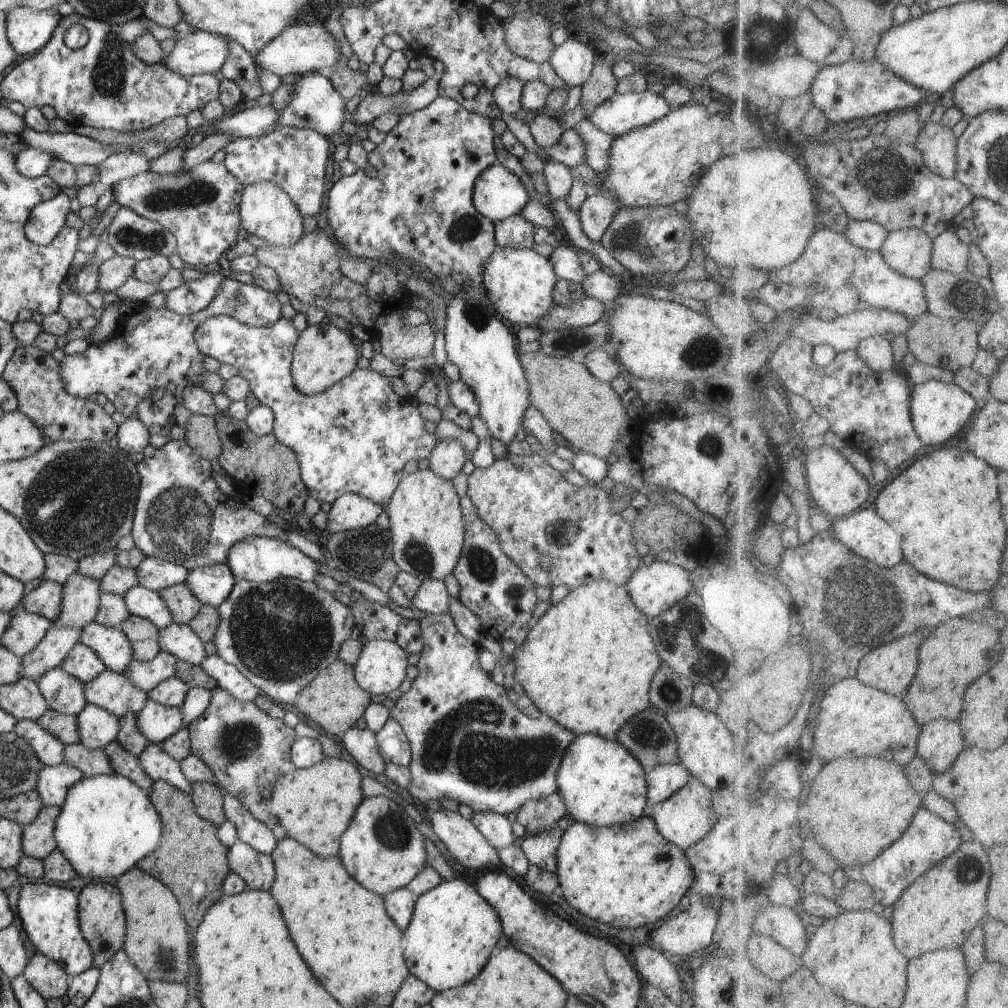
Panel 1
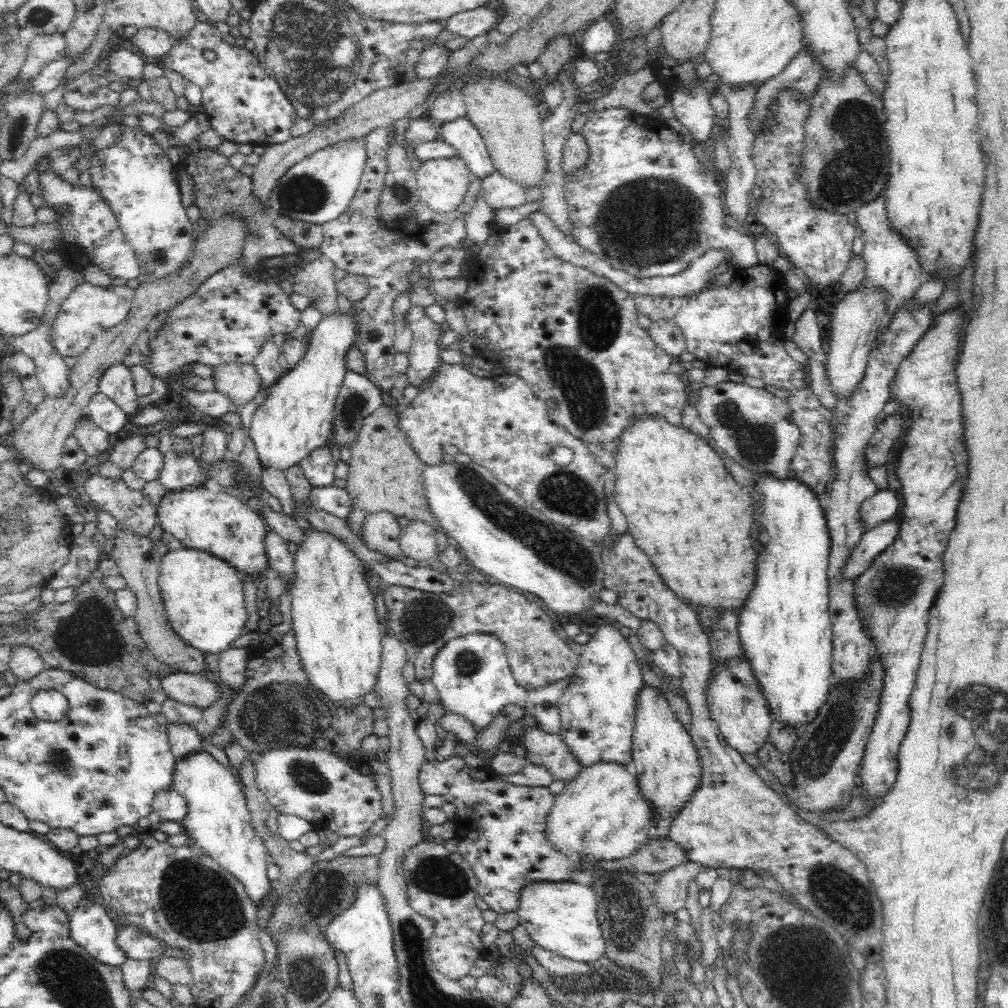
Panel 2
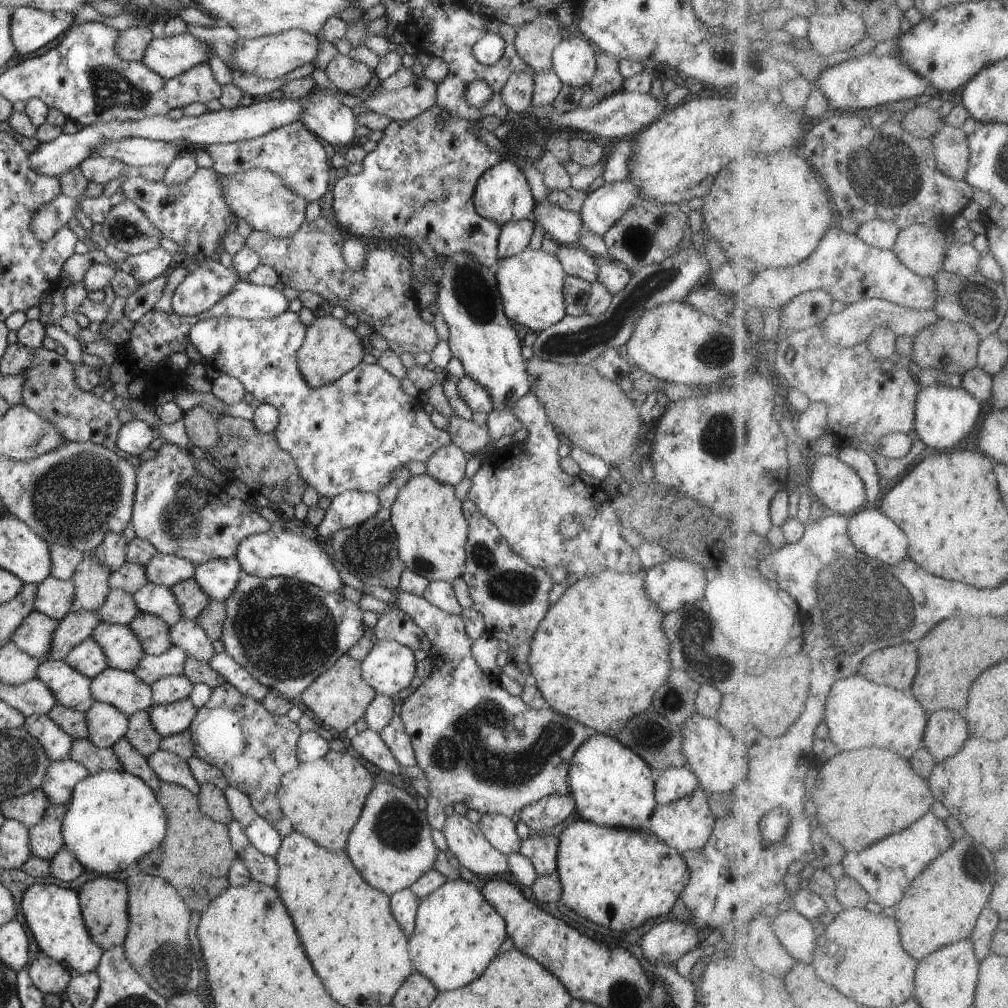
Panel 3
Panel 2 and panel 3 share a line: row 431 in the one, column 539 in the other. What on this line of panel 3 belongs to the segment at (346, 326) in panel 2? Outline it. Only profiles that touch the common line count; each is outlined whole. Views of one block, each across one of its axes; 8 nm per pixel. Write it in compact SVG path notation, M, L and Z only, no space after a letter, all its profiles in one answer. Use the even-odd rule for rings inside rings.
M526 249L514 256L499 258L499 261L496 282L506 318L539 333L567 315L563 289L567 276L554 253Z

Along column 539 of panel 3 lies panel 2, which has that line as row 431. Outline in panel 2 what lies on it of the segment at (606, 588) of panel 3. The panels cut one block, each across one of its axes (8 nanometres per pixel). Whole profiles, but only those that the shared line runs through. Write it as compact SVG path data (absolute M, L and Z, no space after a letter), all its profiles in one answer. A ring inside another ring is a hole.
M639 417L634 420L630 426L626 426L626 430L622 432L619 438L620 445L614 454L616 465L615 473L615 502L619 509L627 518L628 532L633 536L636 546L641 548L651 560L656 572L661 576L663 583L686 604L694 607L708 607L708 609L722 609L721 612L740 612L746 604L746 600L750 598L750 592L756 584L756 558L758 551L754 550L752 545L754 539L750 537L750 528L756 522L754 519L755 506L754 501L750 498L749 490L742 488L731 474L726 472L725 464L718 453L708 446L697 434L690 432L683 426L672 426L666 419L662 417Z

